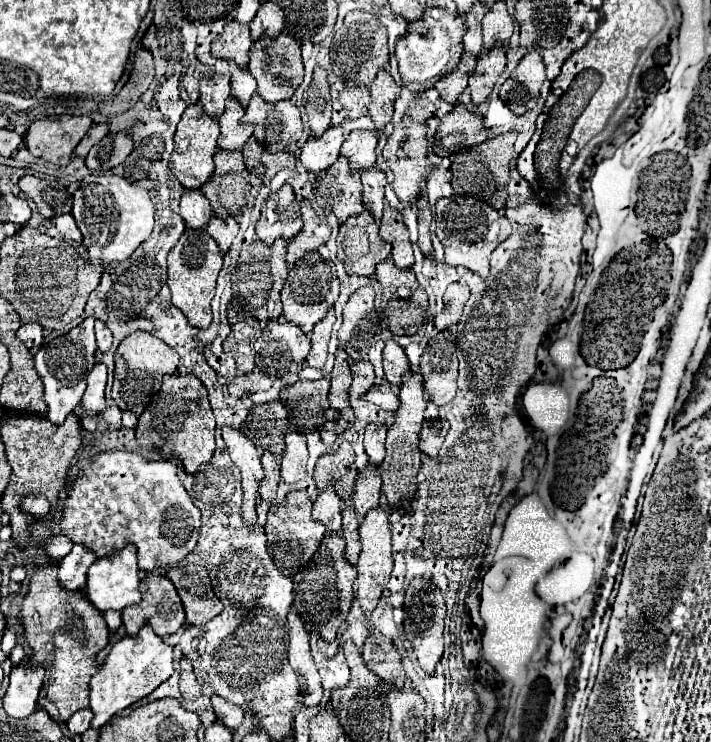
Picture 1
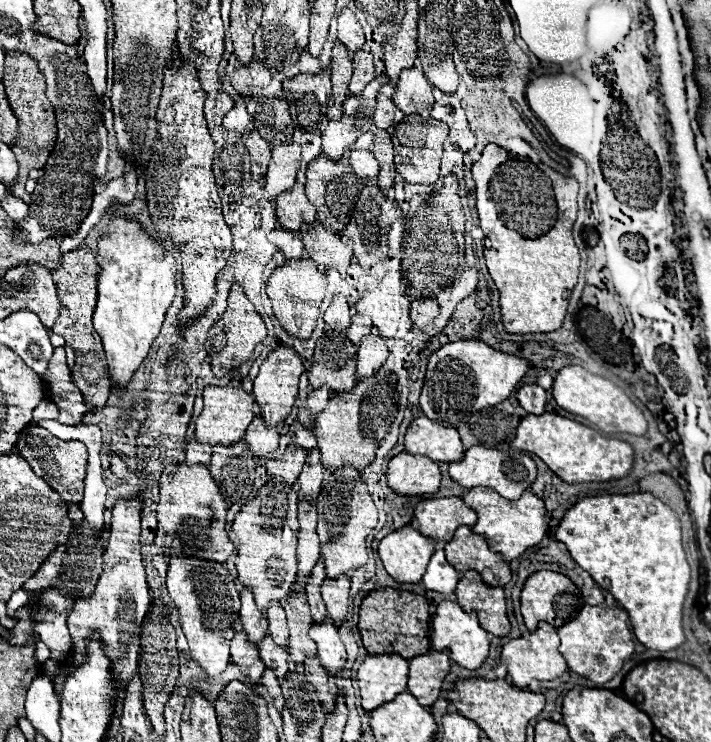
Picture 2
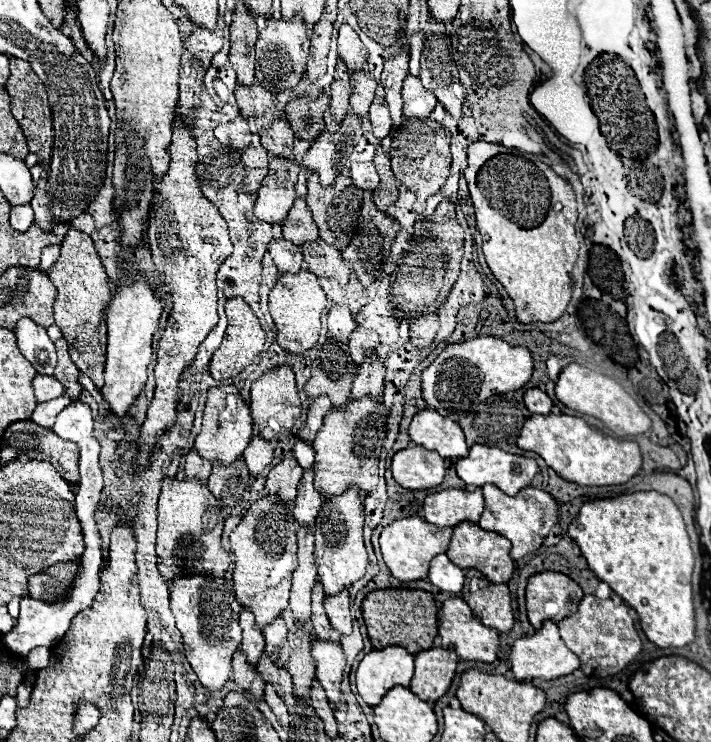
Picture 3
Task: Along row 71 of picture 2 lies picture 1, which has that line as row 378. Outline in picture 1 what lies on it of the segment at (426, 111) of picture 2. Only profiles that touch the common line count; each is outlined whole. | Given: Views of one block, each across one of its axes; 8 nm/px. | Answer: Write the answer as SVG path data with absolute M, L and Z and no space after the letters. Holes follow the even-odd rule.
M414 372L406 374L398 398L400 398L400 408L396 412L396 420L388 428L386 458L384 458L384 462L380 464L380 470L378 470L380 476L382 476L382 482L384 482L382 492L380 492L380 500L382 500L382 506L388 514L392 514L394 510L400 510L400 508L402 510L410 508L410 504L406 504L406 500L396 500L396 496L392 498L392 490L394 490L394 494L398 492L398 498L406 498L408 490L416 490L416 474L418 474L420 458L422 458L422 452L418 450L418 432L420 432L420 426L422 426L422 420L424 420L424 410L426 410L426 404L428 404L426 392L422 388L422 378Z

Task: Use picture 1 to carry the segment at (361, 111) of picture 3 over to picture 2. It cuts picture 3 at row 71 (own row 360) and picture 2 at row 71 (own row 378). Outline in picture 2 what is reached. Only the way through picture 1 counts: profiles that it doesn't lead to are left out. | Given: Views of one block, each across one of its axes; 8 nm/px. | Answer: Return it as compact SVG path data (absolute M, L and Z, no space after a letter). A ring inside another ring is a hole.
M366 50L352 54L354 74L352 74L352 80L350 80L350 92L362 92L364 84L368 84L368 80L372 80L372 76L376 76L372 60L374 60L372 54L366 52Z

